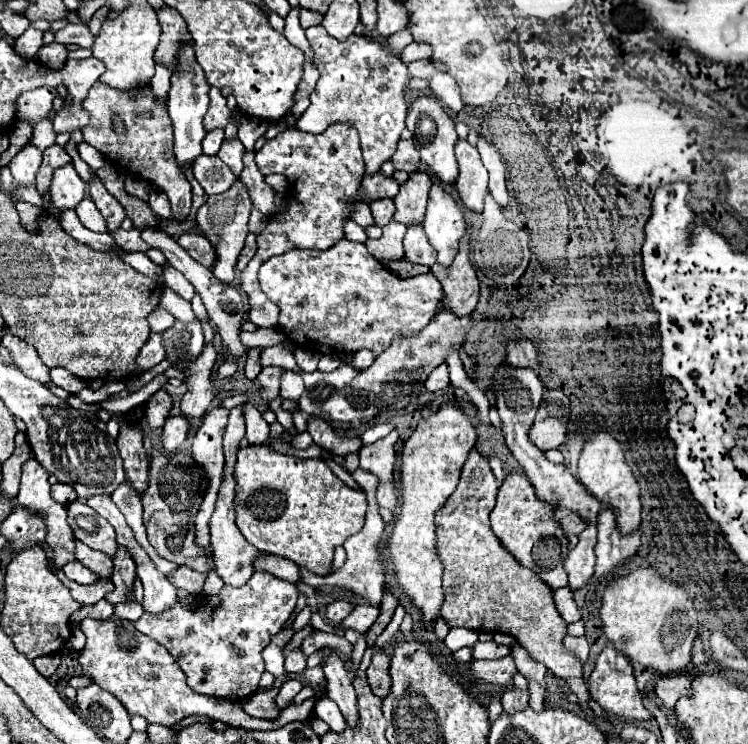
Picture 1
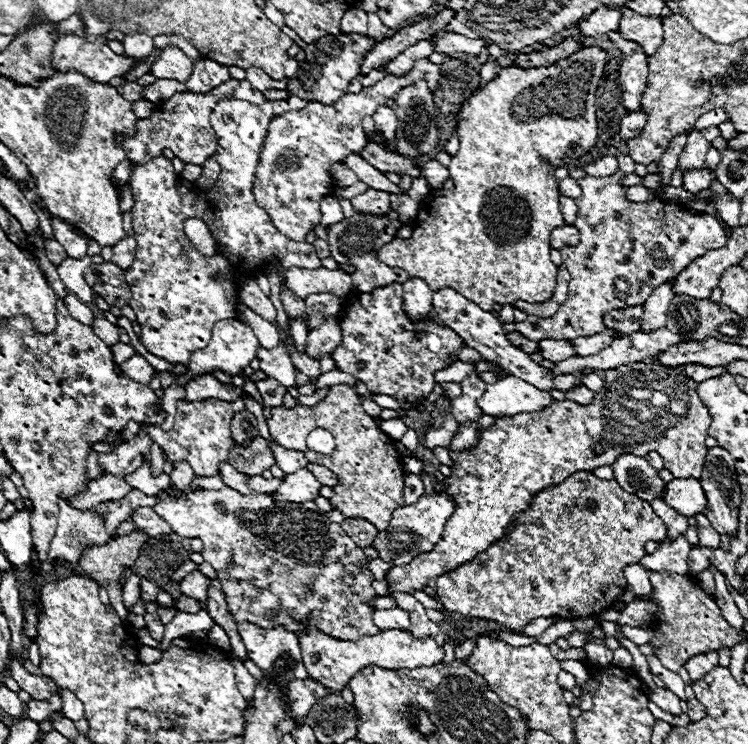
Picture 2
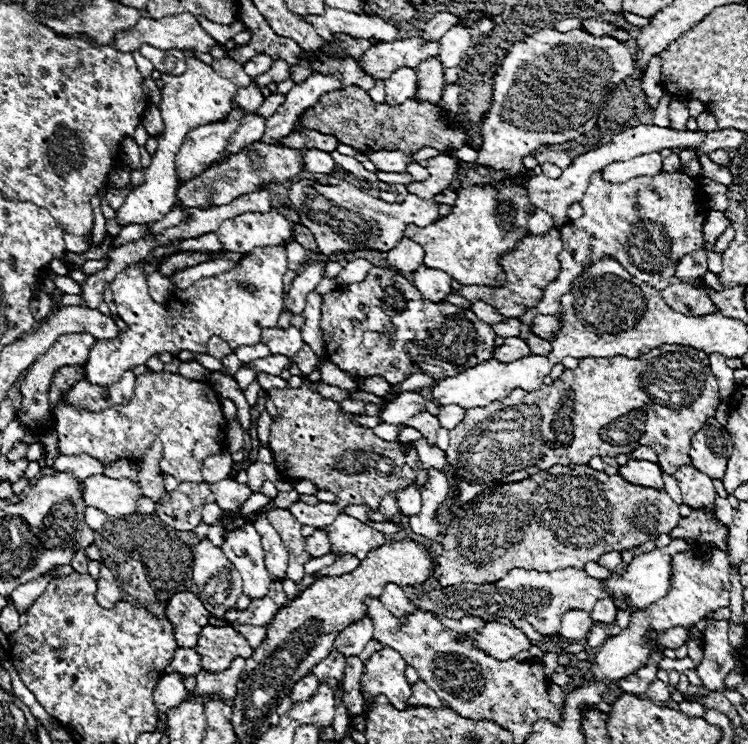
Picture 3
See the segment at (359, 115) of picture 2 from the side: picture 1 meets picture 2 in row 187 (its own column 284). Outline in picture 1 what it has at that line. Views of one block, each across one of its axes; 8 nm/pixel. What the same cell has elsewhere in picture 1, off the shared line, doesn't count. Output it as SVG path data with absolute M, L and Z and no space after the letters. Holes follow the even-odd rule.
M348 238L338 240L328 250L292 250L272 256L260 266L258 278L262 292L280 308L278 328L296 344L310 346L320 354L348 354L366 348L378 356L390 346L396 334L410 338L424 330L444 294L432 272L414 278L398 278L388 272L384 264L366 250L364 244Z

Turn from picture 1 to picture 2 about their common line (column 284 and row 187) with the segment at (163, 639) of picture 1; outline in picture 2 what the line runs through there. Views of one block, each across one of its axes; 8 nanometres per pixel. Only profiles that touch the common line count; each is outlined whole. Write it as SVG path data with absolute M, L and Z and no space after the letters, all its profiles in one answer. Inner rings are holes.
M618 154L616 160L618 172L614 176L586 176L578 180L578 184L582 184L582 198L574 200L578 204L578 220L574 226L580 232L580 242L560 250L562 264L566 264L572 274L568 298L552 318L540 320L538 316L528 316L524 322L516 322L514 326L522 336L530 340L574 340L602 332L606 328L606 312L644 304L658 286L676 278L692 260L726 246L728 238L720 222L712 216L700 216L684 206L662 200L628 202L620 178L634 172L636 164L624 154Z

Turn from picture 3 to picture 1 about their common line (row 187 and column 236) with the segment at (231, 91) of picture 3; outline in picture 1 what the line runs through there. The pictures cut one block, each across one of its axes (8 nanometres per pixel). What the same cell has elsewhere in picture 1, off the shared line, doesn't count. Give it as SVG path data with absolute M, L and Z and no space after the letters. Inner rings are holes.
M232 140L232 142L222 142L222 148L220 148L220 152L218 152L218 156L220 156L220 160L224 160L228 166L230 166L230 170L238 176L240 172L242 172L242 158L244 158L244 146L240 144L240 140Z

